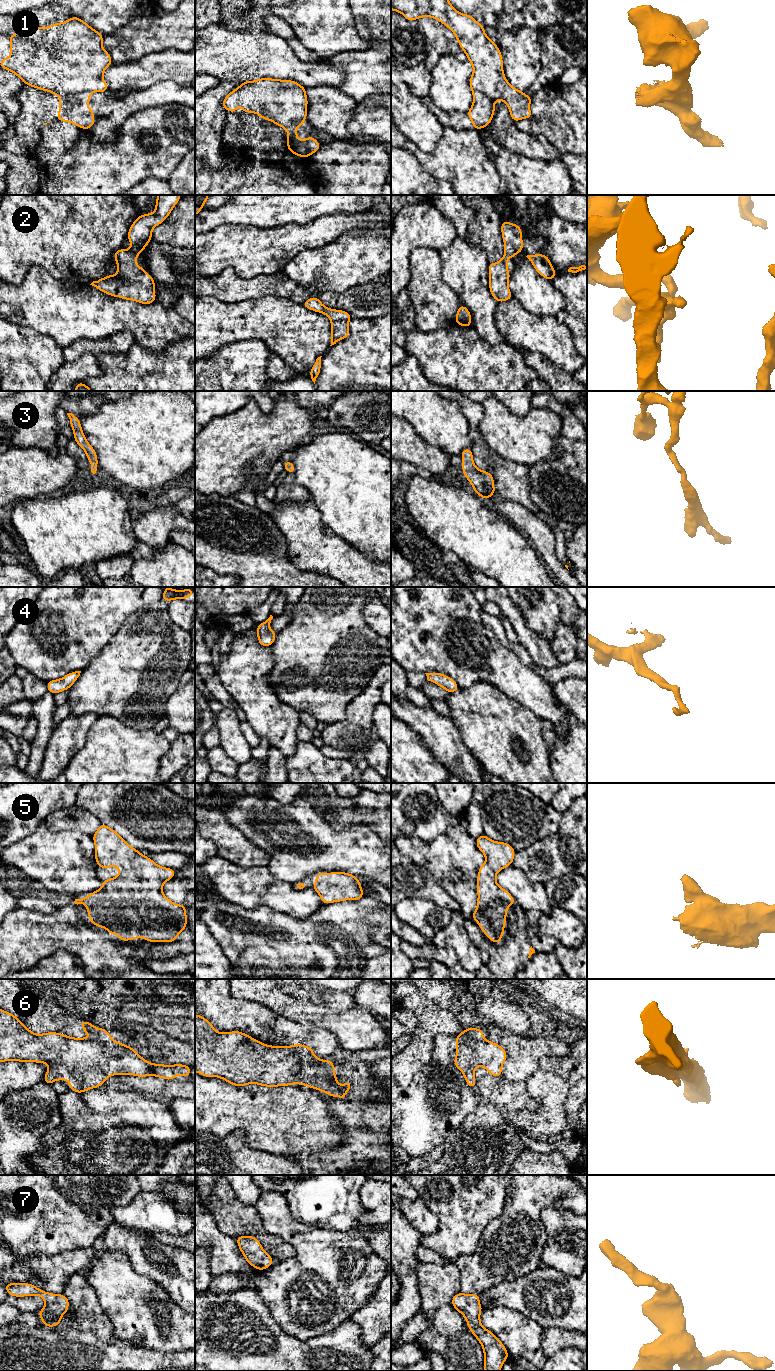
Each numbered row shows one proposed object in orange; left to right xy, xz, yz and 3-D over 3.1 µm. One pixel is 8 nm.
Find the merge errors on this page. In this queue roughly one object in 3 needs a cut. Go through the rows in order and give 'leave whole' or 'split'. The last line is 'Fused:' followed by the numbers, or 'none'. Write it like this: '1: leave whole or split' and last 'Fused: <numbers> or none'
1: split
2: leave whole
3: leave whole
4: leave whole
5: leave whole
6: split
7: leave whole
Fused: 1, 6

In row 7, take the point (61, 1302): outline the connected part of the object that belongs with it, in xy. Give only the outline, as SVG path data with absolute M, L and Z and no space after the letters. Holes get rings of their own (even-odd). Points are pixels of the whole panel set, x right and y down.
M30 1283L4 1284L7 1293L15 1297L40 1296L45 1301L45 1306L38 1312L43 1325L56 1327L61 1322L61 1316L66 1314L69 1308L69 1300L63 1294L45 1292Z

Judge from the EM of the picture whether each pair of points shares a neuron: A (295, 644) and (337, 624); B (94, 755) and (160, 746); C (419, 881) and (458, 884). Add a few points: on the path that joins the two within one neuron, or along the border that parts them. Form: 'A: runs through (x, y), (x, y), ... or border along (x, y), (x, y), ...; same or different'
A: runs through (308, 644), (326, 644), (333, 637); same
B: runs through (110, 755), (135, 755), (144, 749); same
C: border along (420, 866), (427, 870), (454, 898); different

